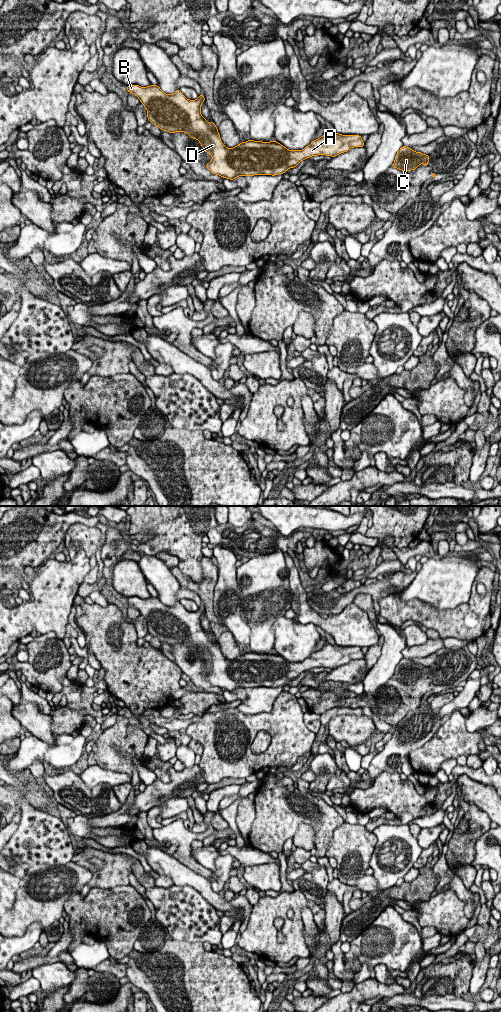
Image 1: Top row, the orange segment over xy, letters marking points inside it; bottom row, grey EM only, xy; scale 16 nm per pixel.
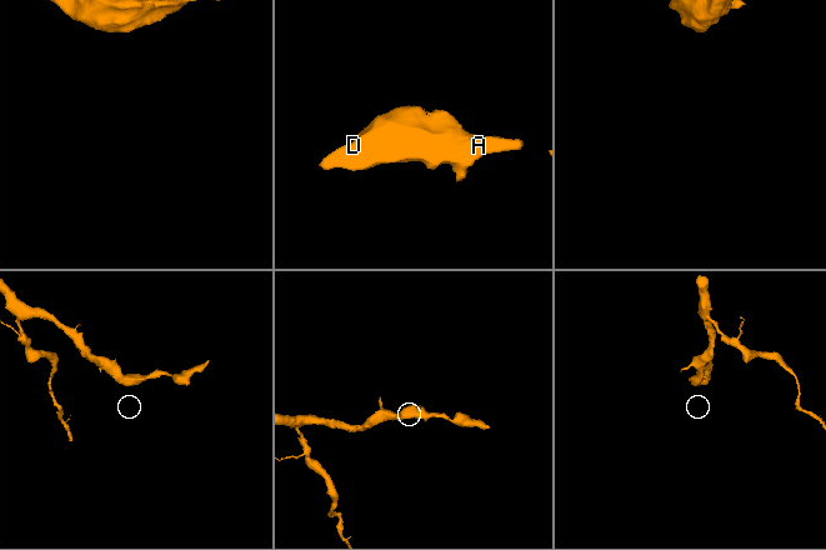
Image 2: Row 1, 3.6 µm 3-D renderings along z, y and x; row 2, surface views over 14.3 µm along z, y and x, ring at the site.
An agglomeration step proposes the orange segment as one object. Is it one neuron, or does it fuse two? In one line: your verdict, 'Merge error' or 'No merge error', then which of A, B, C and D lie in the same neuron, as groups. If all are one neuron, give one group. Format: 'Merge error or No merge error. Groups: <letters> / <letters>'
No merge error. Groups: A B C D

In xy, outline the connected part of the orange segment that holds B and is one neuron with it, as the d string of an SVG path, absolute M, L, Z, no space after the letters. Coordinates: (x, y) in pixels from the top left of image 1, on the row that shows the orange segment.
M134 84L128 85L127 90L137 96L140 103L144 105L149 122L170 134L184 132L192 139L197 139L205 152L212 156L212 160L206 164L207 169L213 174L230 180L238 176L275 176L284 174L288 169L296 167L301 161L312 156L325 155L335 157L351 148L364 147L365 145L360 135L342 135L336 132L328 132L312 141L310 145L302 150L289 150L276 141L262 142L254 140L241 142L233 148L228 148L222 143L214 122L209 123L201 114L201 104L205 100L204 95L199 95L197 99L190 100L179 89L174 94L166 94L158 85L141 87Z

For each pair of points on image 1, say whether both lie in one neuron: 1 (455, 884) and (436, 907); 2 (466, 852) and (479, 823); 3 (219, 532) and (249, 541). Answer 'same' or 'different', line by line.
1: different
2: same
3: same

